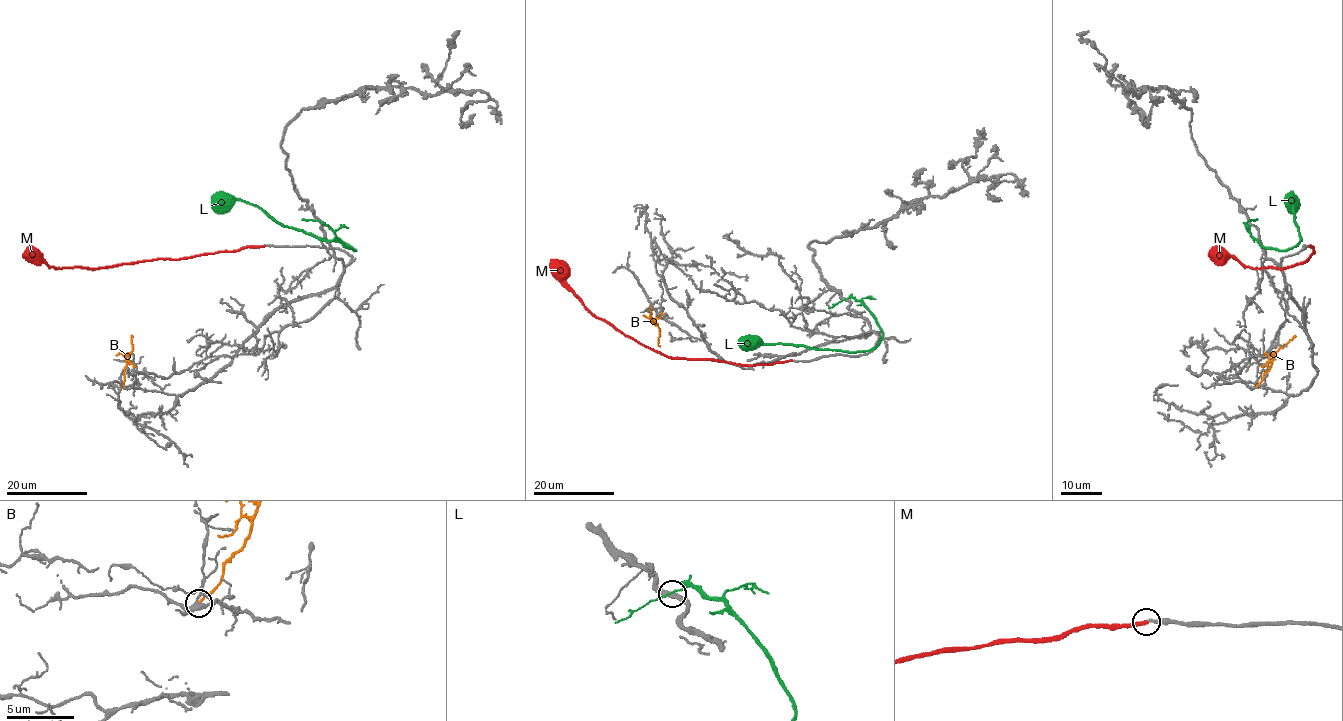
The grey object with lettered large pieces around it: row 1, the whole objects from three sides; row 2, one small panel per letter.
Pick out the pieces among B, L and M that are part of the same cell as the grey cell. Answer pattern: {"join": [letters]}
{"join": ["M"]}

